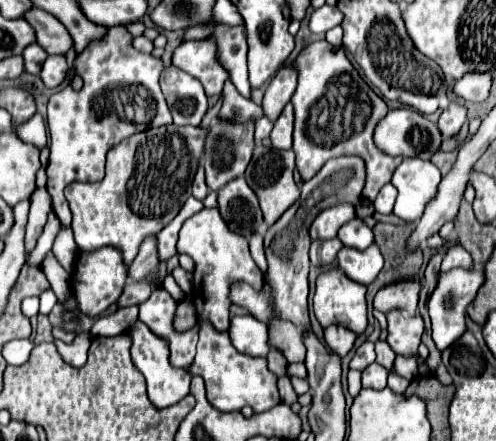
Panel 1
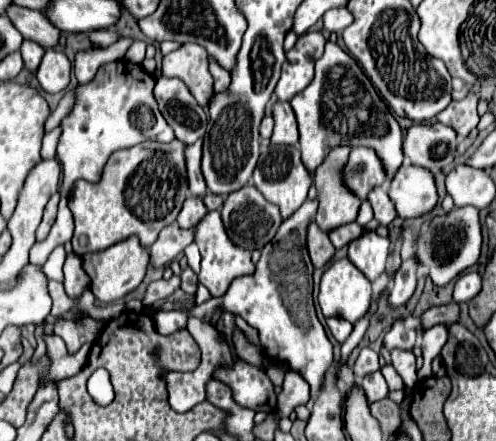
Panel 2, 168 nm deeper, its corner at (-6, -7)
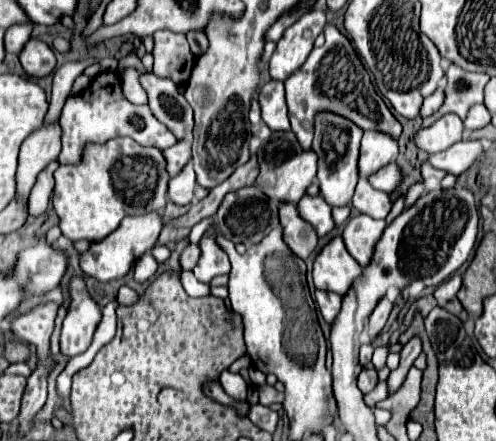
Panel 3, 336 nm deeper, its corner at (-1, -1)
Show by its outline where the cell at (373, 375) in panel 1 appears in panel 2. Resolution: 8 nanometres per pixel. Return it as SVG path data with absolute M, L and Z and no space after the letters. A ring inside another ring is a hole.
M372 372L368 374L364 380L362 380L362 388L368 396L368 402L376 402L376 400L382 400L388 396L388 386L386 386L386 380L382 376L382 372Z

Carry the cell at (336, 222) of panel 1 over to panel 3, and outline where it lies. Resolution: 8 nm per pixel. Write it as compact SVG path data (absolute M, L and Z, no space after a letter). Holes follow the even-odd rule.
M317 114L315 118L315 140L313 140L313 152L319 158L319 190L321 196L329 206L347 206L353 198L353 190L357 184L357 158L359 158L359 140L361 130L335 114Z

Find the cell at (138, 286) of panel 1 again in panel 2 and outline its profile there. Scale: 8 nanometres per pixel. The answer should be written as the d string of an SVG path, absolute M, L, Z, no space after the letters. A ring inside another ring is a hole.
M174 274L170 280L164 280L164 278L162 280L156 280L156 282L152 282L148 286L146 296L144 296L142 302L144 302L144 306L152 306L152 304L168 298L178 288L180 288L180 276L178 274Z

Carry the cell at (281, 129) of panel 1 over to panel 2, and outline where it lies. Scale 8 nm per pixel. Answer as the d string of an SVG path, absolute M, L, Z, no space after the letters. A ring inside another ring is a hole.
M274 102L272 116L274 116L272 144L290 144L290 146L298 144L298 128L290 102Z

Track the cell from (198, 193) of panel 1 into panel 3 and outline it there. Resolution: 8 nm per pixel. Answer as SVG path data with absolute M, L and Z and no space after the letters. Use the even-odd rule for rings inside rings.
M179 140L171 148L167 148L163 154L167 158L167 170L169 170L169 174L177 176L187 166L187 162L191 160L191 144L187 140Z

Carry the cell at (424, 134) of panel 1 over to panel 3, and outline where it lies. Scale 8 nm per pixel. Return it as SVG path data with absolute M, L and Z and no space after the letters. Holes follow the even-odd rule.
M445 114L435 124L419 128L413 136L413 144L425 154L437 154L459 142L461 134L463 134L463 122L455 114Z

